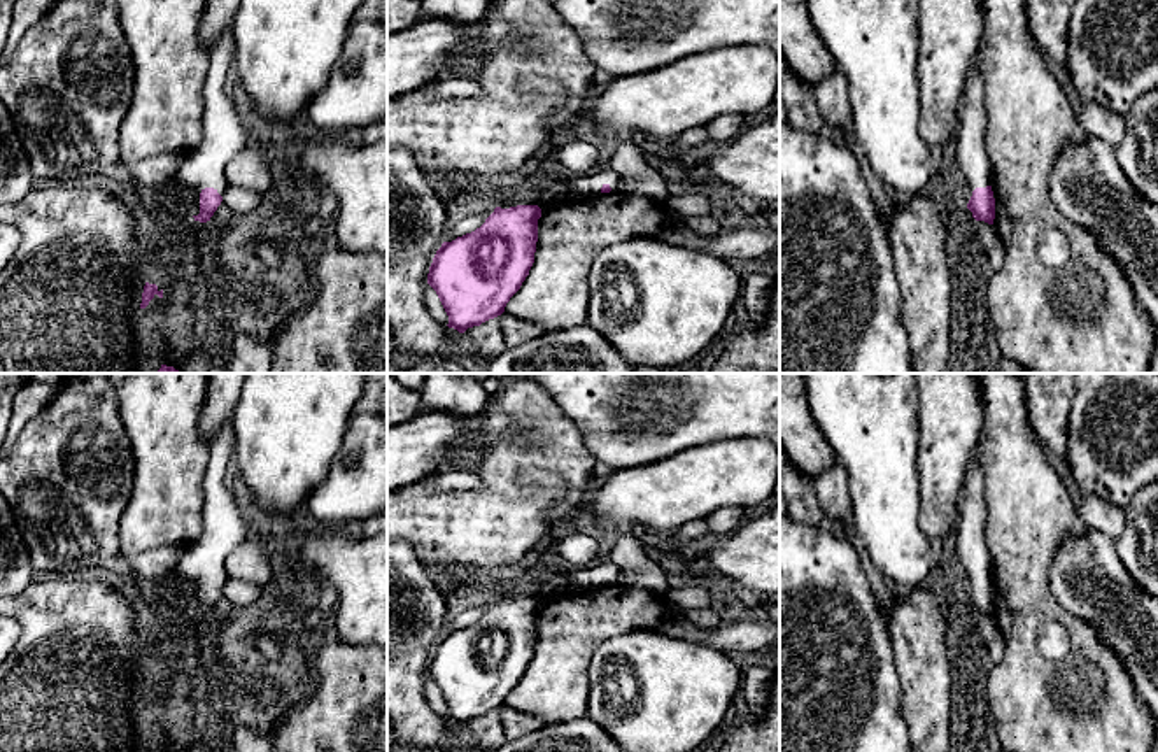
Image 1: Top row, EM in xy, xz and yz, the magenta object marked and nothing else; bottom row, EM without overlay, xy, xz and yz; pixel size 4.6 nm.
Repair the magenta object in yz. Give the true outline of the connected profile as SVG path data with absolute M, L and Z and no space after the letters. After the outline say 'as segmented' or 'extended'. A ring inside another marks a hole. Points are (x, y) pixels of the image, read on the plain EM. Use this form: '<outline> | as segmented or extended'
M972 452L967 479L958 501L957 554L958 573L967 601L976 614L993 617L995 591L992 584L992 556L986 542L986 507L983 500L985 477Z | extended

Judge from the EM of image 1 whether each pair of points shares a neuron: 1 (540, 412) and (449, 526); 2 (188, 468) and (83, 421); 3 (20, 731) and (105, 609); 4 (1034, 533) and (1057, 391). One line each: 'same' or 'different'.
1: same
2: different
3: same
4: different

